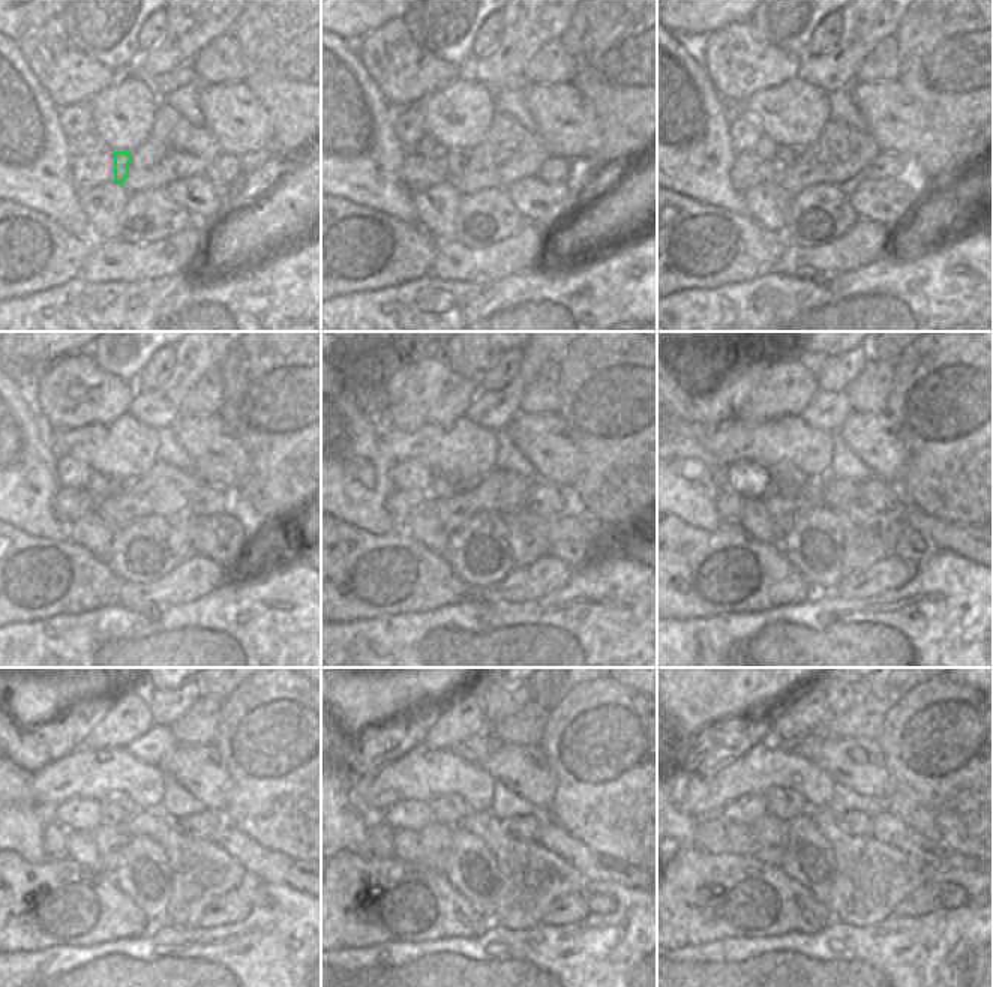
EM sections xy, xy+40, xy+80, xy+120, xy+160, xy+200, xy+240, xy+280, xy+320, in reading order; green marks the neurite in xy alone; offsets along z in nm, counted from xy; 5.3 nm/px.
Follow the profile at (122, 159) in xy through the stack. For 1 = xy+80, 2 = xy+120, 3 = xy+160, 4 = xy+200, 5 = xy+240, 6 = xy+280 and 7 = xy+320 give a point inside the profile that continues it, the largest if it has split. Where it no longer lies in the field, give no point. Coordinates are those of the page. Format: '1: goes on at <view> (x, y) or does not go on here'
1: goes on at xy+80 (783, 155)
2: goes on at xy+120 (111, 486)
3: goes on at xy+160 (449, 483)
4: goes on at xy+200 (788, 480)
5: goes on at xy+240 (116, 810)
6: goes on at xy+280 (450, 810)
7: goes on at xy+320 (783, 803)

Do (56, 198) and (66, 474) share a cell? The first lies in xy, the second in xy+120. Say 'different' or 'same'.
different

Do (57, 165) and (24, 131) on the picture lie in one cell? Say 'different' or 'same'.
same

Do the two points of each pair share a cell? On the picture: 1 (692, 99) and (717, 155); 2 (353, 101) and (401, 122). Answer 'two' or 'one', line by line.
1: one
2: two

